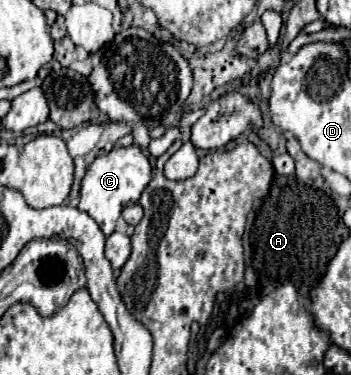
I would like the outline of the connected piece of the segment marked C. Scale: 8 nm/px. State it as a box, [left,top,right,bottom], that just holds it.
[78,143,152,235]

